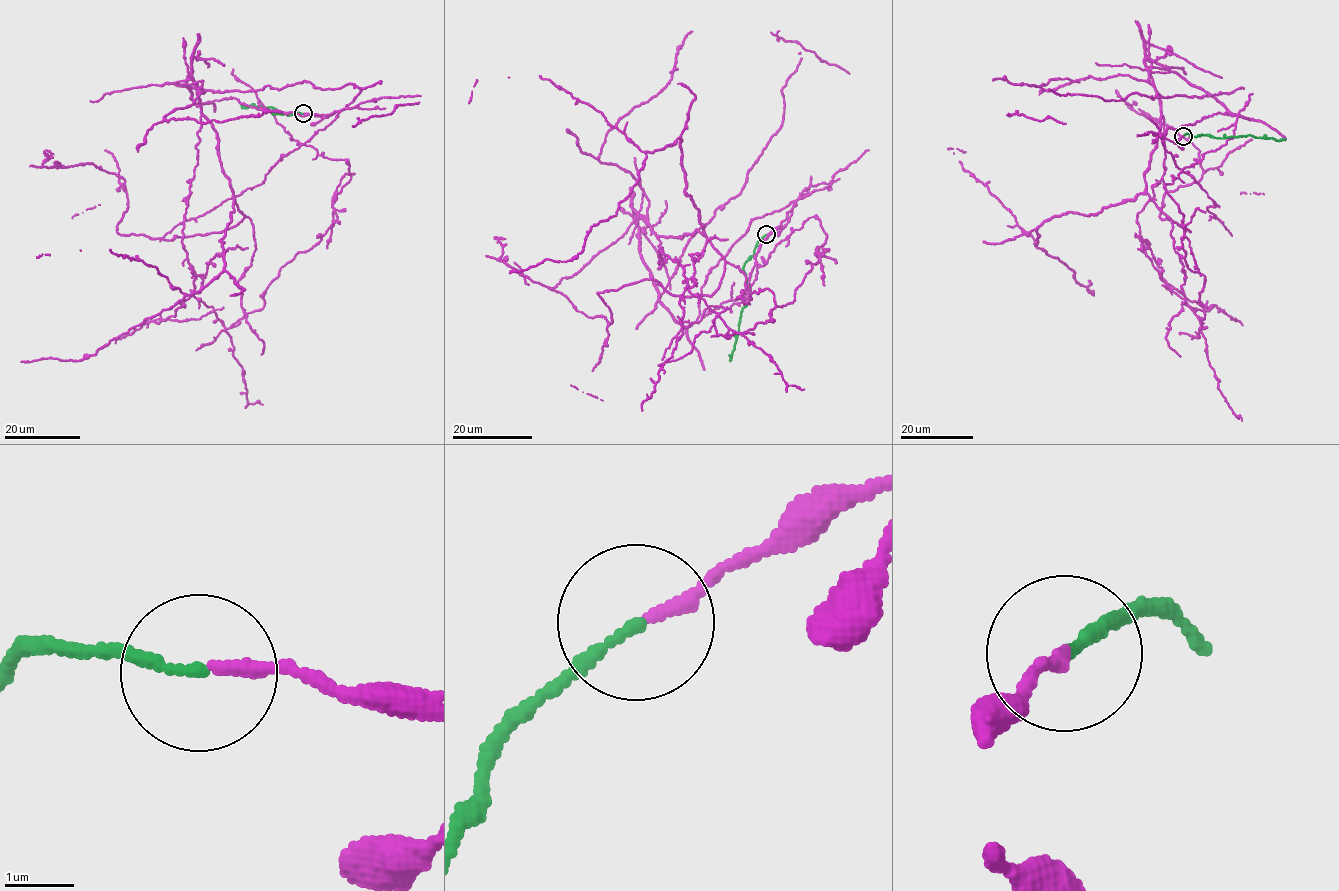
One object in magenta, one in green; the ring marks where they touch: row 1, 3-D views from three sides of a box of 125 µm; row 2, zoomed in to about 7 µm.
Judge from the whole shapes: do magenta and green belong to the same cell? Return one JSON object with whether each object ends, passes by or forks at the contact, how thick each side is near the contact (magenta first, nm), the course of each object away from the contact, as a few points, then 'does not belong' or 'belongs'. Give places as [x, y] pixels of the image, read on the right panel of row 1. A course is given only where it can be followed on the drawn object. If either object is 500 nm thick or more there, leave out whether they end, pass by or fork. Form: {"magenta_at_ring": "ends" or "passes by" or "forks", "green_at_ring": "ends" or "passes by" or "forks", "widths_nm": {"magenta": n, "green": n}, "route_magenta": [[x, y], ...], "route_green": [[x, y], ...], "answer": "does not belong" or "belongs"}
{"magenta_at_ring": "ends", "green_at_ring": "ends", "widths_nm": {"magenta": 190, "green": 160}, "route_magenta": [[1183, 136], [1161, 136], [1248, 118], [1145, 58], [1165, 157], [1141, 247], [1201, 329], [1164, 185], [1253, 94]], "route_green": [[1183, 136], [1200, 134], [1216, 138], [1248, 135], [1285, 140]], "answer": "does not belong"}

